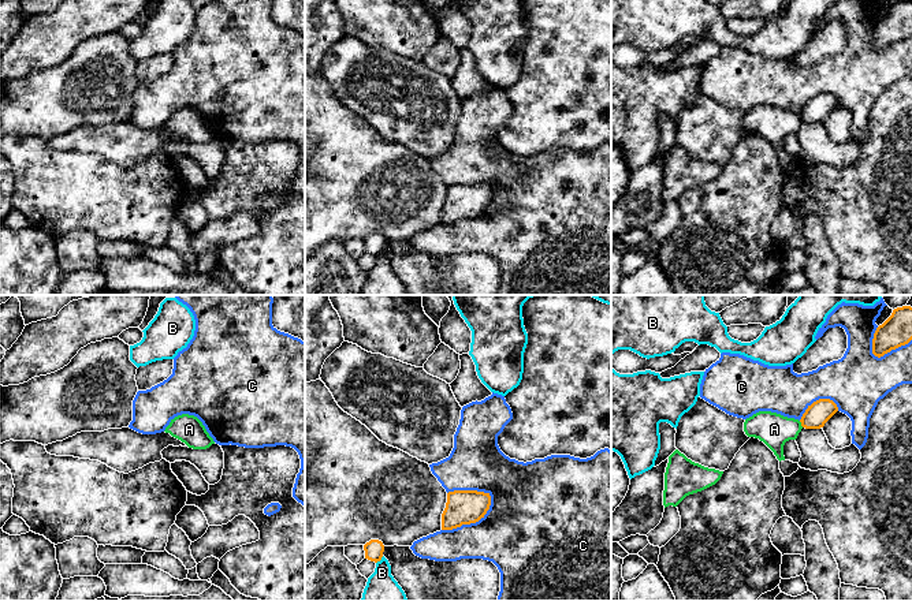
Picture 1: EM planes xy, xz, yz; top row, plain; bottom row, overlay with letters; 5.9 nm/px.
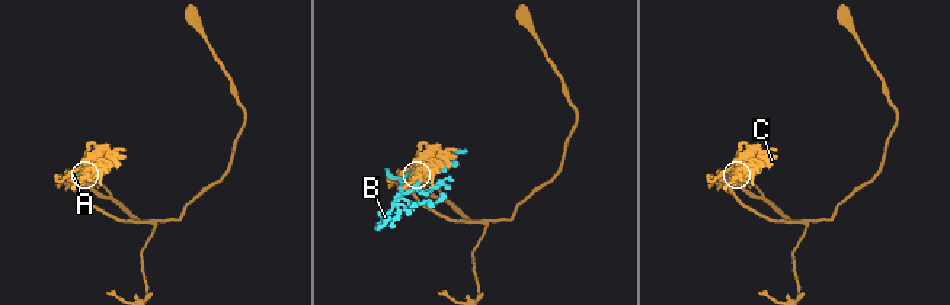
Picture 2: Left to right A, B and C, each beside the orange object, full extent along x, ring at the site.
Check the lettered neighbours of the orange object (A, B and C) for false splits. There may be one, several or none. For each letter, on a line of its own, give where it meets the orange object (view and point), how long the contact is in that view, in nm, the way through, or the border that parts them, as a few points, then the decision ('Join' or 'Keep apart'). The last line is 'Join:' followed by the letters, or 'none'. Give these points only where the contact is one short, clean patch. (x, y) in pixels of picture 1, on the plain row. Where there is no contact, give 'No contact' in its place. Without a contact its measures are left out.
A: Touches orange at yz (801, 118). Shared border 50 nm. Boundary: yz (799, 115), (803, 120). Keep apart
B: Touches orange at xz (379, 254). Shared border 60 nm. Keep apart
C: Touches orange at xz (473, 216). Shared border 360 nm. Keep apart
Join: none

